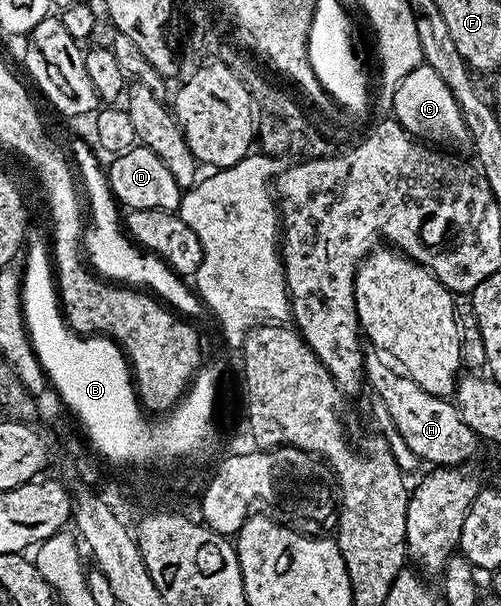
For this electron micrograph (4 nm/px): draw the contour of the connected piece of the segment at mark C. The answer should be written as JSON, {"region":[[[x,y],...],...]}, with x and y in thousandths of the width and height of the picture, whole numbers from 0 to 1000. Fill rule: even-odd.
{"region":[[[844,104],[826,111],[826,117],[812,120],[780,153],[780,191],[824,226],[848,236],[868,236],[878,243],[918,239],[924,233],[928,238],[936,231],[938,221],[922,193],[922,183],[906,157],[898,157],[898,144],[890,144],[890,137],[874,130],[866,111]]]}

